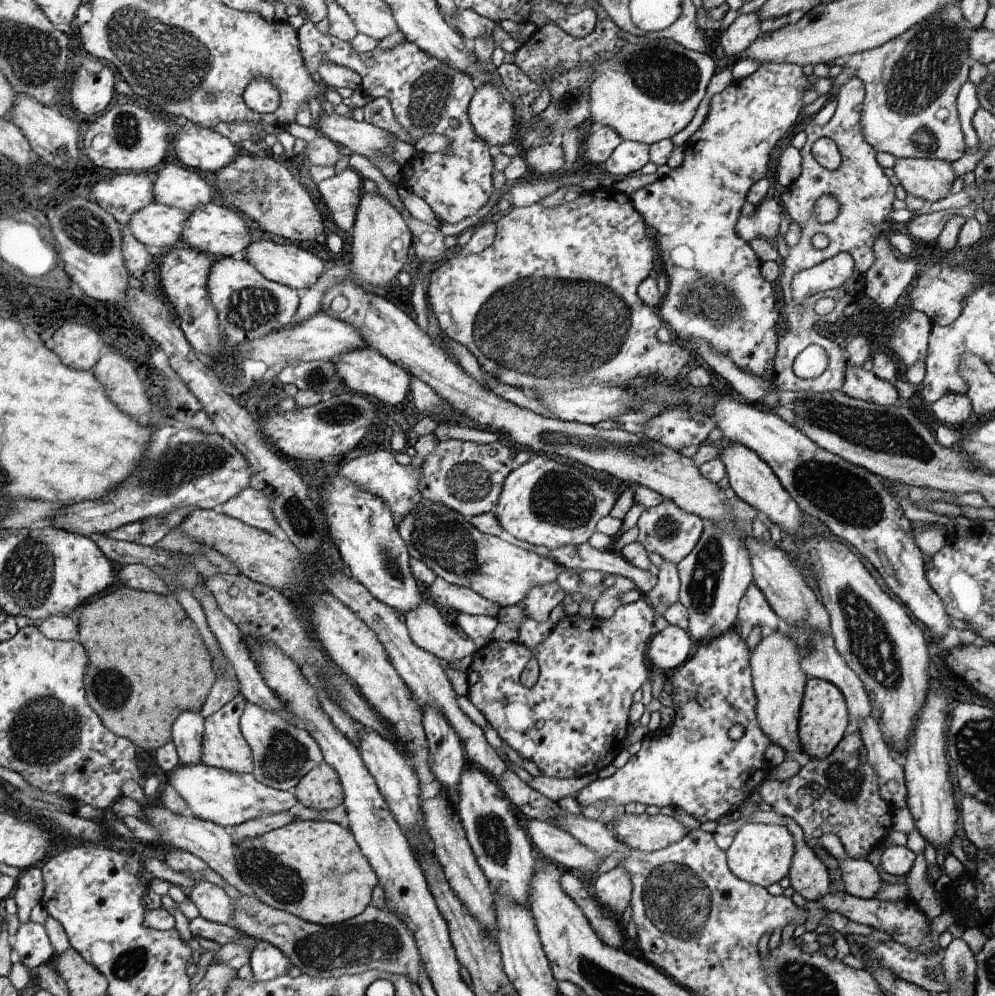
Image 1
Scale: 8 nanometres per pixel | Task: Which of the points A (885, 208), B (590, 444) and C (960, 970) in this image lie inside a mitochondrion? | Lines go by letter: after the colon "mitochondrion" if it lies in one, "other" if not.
A: other
B: mitochondrion
C: mitochondrion

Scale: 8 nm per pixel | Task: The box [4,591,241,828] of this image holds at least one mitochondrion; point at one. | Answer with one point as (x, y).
(33, 737)

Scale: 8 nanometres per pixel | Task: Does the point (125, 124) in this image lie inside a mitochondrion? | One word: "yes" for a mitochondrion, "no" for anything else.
yes

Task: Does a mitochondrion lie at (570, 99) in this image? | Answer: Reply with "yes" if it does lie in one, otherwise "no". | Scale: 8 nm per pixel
yes

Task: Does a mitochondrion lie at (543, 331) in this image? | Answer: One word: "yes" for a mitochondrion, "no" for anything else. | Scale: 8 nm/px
yes

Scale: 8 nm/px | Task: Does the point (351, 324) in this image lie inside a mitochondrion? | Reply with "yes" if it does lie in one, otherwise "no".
no

